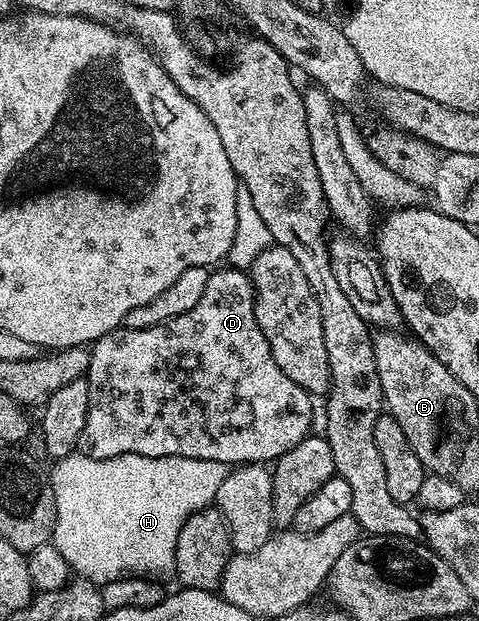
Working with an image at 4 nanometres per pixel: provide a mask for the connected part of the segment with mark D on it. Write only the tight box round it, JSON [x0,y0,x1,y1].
[78,269,314,465]

